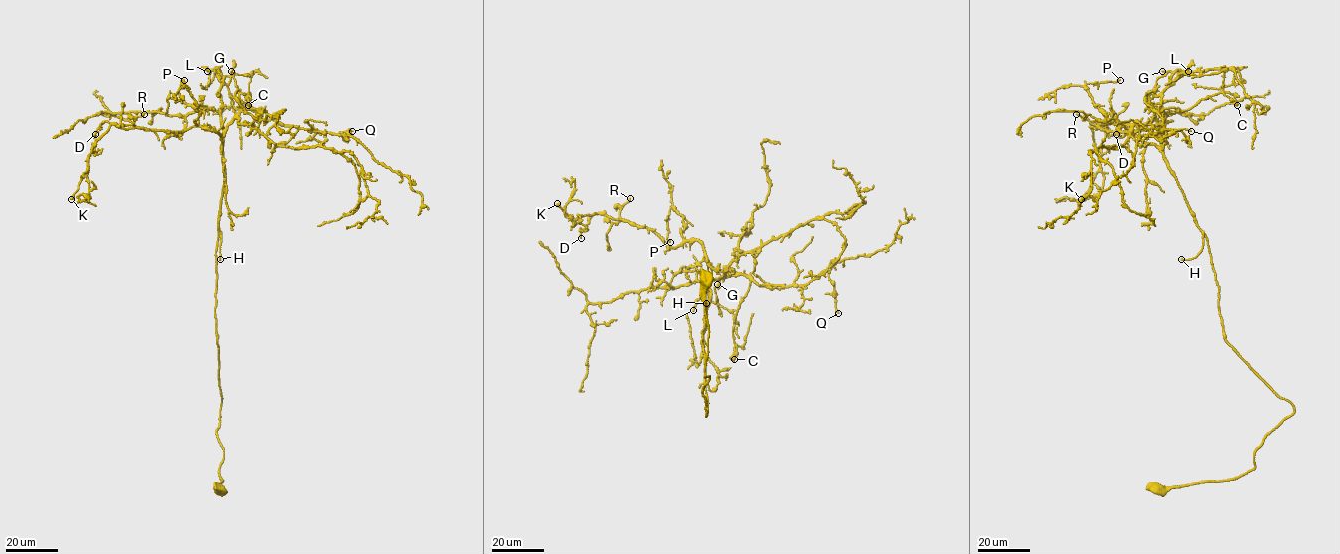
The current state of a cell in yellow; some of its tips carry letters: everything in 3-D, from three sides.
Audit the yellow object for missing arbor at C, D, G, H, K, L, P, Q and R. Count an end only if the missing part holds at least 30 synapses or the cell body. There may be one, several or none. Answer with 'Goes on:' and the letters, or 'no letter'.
Goes on: H

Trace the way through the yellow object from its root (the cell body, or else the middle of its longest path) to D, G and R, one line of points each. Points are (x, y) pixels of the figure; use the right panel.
D: (1158, 488), (1251, 471), (1293, 408), (1225, 339), (1208, 240), (1164, 154), (1116, 134)
G: (1158, 488), (1247, 473), (1263, 438), (1293, 412), (1225, 339), (1207, 238), (1145, 102), (1162, 71)
R: (1158, 488), (1251, 471), (1293, 408), (1225, 339), (1208, 240), (1164, 154), (1076, 114)

